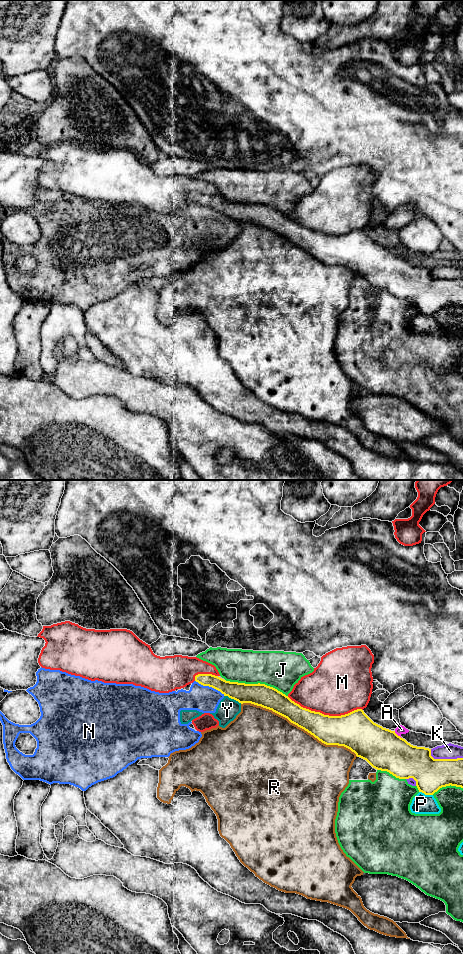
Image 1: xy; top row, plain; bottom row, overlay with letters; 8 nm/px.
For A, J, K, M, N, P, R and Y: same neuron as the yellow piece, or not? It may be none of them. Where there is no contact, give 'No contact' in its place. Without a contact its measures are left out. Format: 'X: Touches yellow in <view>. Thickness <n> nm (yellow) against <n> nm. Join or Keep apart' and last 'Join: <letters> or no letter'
A: Touches yellow in xy. Thickness 320 nm (yellow) against 70 nm. Keep apart
J: Touches yellow in xy. Thickness 180 nm (yellow) against 300 nm. Keep apart
K: Touches yellow in xy. Thickness 260 nm (yellow) against 130 nm. Keep apart
M: Touches yellow in xy. Thickness 280 nm (yellow) against 460 nm. Keep apart
N: Touches yellow in xy. Thickness 150 nm (yellow) against 220 nm. Keep apart
P: Touches yellow in xy. Thickness 260 nm (yellow) against 160 nm. Keep apart
R: Touches yellow in xy. Thickness 220 nm (yellow) against 480 nm. Keep apart
Y: Touches yellow in xy. Thickness 180 nm (yellow) against 170 nm. Keep apart
Join: no letter

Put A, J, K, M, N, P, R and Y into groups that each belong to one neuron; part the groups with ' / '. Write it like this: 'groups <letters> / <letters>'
groups A N Y / J / K / M / P / R

